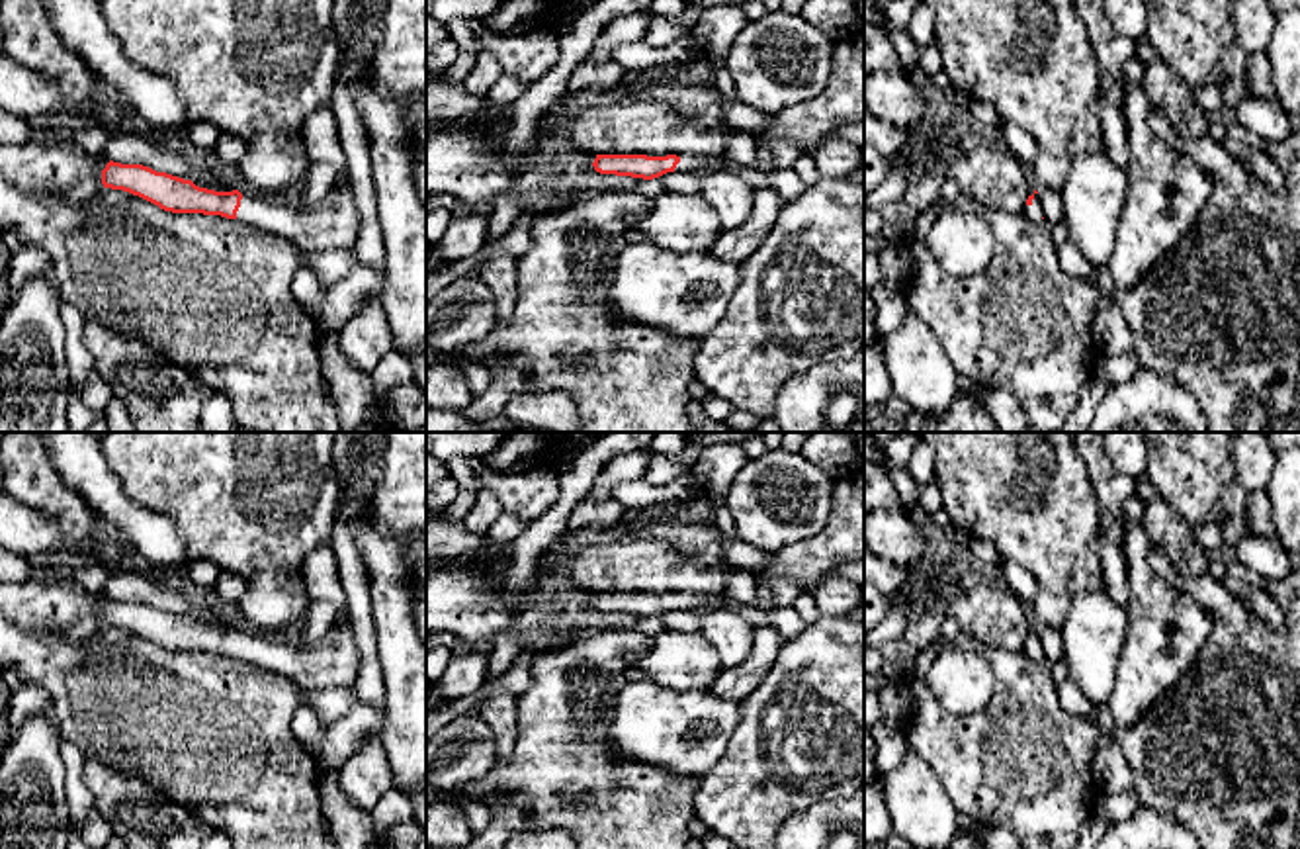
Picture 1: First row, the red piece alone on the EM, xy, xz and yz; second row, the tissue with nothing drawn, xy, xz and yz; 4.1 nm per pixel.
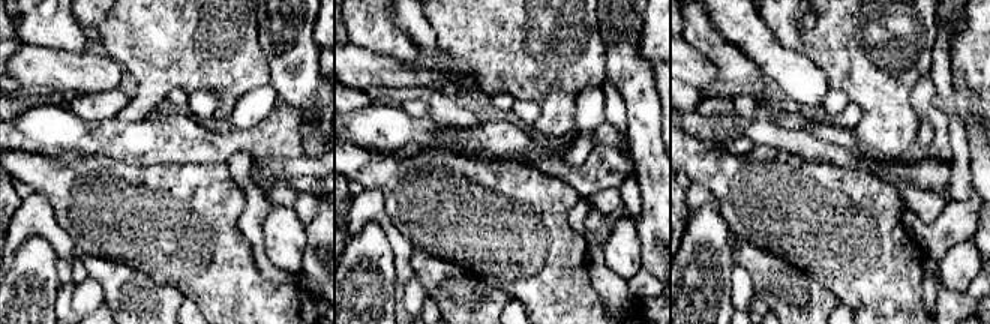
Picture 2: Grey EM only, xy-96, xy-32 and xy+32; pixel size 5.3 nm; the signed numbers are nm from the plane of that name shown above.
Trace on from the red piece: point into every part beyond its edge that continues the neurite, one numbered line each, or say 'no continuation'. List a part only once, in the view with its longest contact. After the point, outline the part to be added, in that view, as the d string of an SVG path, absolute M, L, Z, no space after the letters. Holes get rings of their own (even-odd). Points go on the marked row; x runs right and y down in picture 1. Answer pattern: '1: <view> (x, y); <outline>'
1: xy (335, 222); M336 186L311 209L295 207L289 198L242 194L237 219L309 252L354 246L360 233L356 200L350 188Z

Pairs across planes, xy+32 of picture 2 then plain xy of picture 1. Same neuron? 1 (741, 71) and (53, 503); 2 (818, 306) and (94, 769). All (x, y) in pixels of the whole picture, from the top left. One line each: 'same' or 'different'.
1: same
2: same

